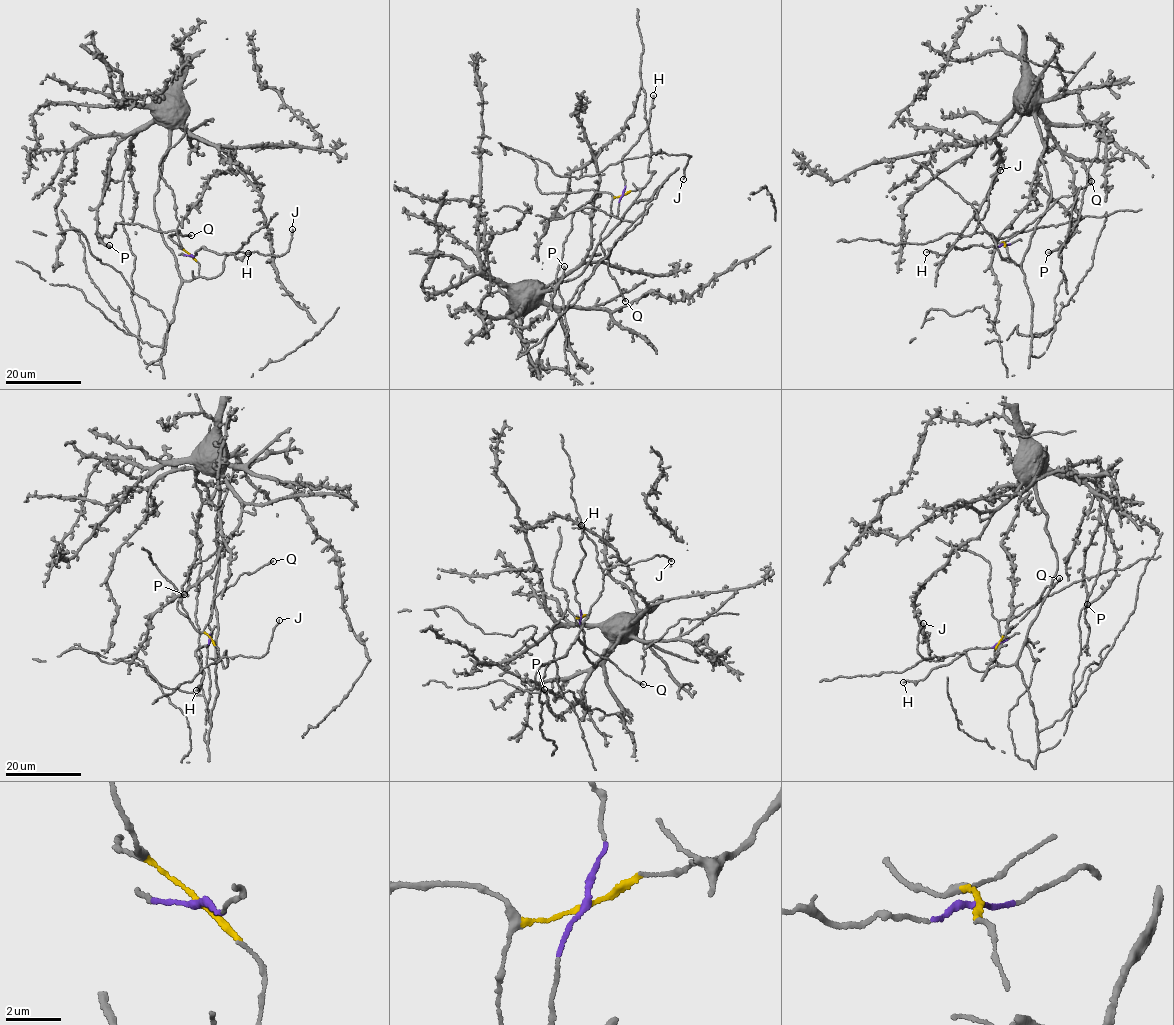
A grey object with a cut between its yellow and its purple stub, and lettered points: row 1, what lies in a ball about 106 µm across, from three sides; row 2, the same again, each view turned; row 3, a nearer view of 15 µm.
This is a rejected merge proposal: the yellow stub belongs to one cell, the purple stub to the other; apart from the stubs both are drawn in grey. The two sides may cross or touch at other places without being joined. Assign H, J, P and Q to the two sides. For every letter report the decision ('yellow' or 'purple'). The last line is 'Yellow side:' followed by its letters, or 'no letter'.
H: purple
J: yellow
P: yellow
Q: yellow
Yellow side: J, P, Q

